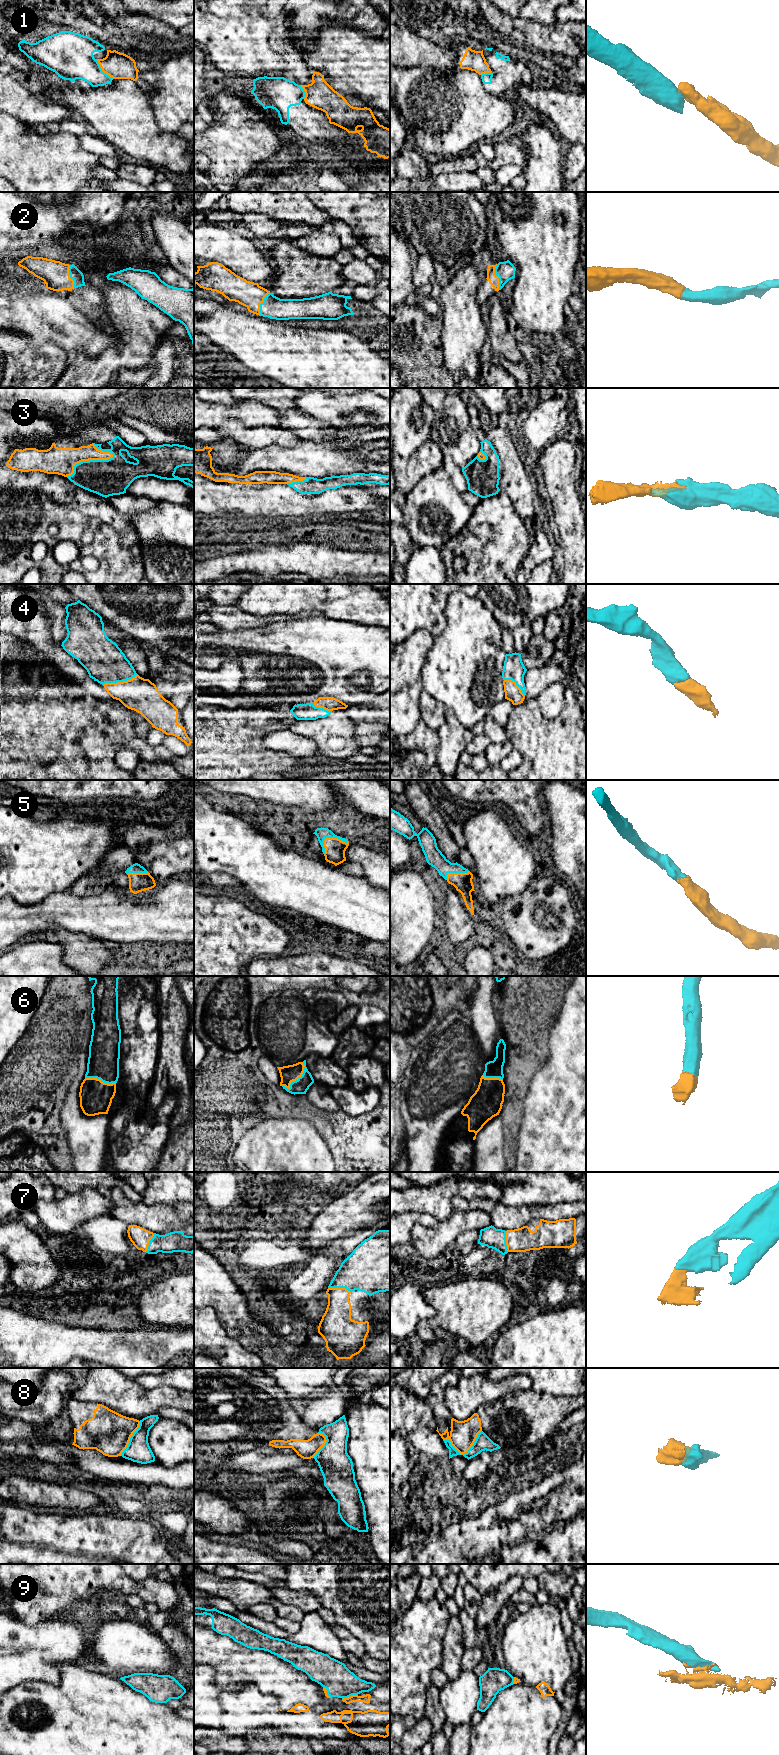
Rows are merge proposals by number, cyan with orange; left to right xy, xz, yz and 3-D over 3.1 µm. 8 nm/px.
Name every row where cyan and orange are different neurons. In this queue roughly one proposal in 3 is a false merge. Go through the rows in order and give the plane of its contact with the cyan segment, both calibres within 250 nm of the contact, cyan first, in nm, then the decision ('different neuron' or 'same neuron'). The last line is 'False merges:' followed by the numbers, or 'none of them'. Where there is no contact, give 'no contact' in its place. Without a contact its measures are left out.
1: meets cyan in xy; 320 nm thick on the cyan side, 220 nm on the other; different neuron
2: meets cyan in yz; 150 nm thick on the cyan side, 80 nm on the other; same neuron
3: meets cyan in xy; 300 nm thick on the cyan side, 220 nm on the other; same neuron
4: meets cyan in xy; 320 nm thick on the cyan side, 280 nm on the other; same neuron
5: meets cyan in xz; 90 nm thick on the cyan side, 160 nm on the other; same neuron
6: meets cyan in xz; 120 nm thick on the cyan side, 140 nm on the other; same neuron
7: meets cyan in xz; 340 nm thick on the cyan side, 220 nm on the other; same neuron
8: meets cyan in yz; 120 nm thick on the cyan side, 220 nm on the other; different neuron
9: meets cyan in xz; 240 nm thick on the cyan side, 60 nm on the other; same neuron
False merges: 1, 8

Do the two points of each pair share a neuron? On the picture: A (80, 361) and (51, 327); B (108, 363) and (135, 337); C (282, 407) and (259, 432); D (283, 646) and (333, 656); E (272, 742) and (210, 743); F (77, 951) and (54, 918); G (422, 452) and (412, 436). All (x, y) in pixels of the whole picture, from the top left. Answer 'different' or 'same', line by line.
A: different
B: same
C: different
D: same
E: different
F: different
G: different

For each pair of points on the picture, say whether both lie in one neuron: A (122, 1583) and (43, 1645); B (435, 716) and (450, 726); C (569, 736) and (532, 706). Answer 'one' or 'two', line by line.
A: two
B: two
C: one

